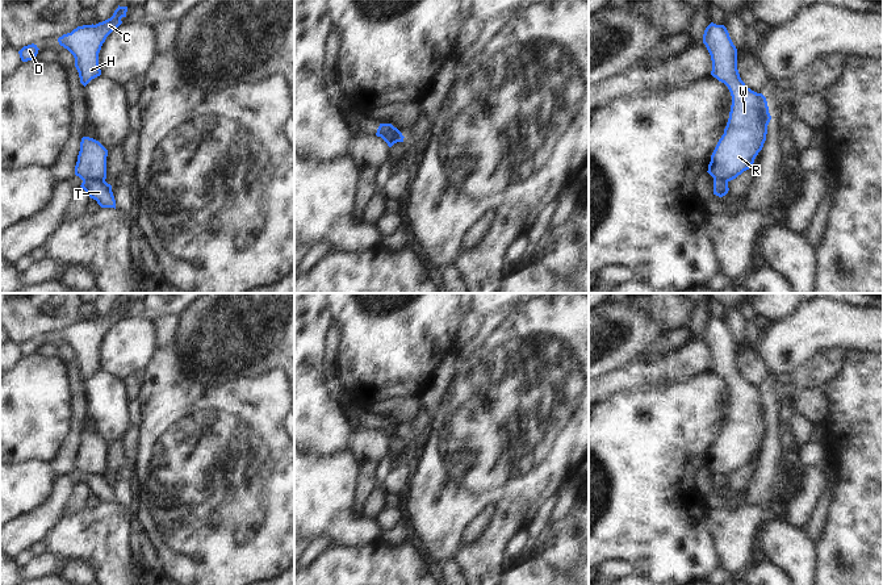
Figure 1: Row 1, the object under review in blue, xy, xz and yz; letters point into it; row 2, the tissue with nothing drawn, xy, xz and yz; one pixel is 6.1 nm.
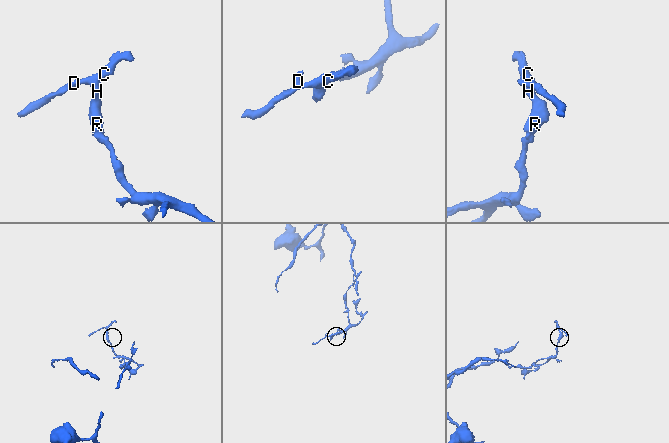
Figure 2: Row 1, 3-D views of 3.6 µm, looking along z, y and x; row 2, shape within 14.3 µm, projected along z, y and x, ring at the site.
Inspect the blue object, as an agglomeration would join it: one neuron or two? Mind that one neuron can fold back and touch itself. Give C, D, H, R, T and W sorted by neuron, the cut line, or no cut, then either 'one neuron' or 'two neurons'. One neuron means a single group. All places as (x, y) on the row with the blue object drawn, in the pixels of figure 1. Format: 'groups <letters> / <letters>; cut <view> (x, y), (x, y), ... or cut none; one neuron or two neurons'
groups C D H R W / T; cut xy (83, 179), (101, 179), (104, 182); two neurons

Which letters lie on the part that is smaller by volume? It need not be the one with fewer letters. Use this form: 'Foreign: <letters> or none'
Foreign: C, D, H, R, W

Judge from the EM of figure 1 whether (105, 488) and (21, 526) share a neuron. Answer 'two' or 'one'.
one

